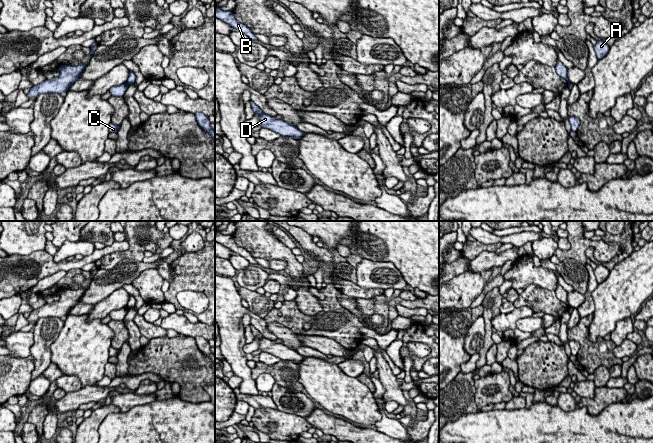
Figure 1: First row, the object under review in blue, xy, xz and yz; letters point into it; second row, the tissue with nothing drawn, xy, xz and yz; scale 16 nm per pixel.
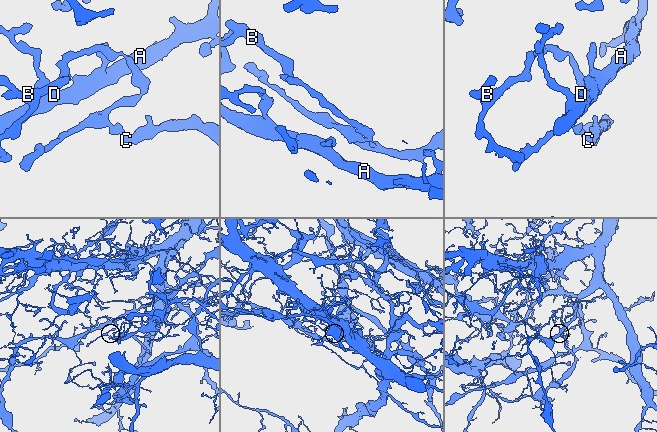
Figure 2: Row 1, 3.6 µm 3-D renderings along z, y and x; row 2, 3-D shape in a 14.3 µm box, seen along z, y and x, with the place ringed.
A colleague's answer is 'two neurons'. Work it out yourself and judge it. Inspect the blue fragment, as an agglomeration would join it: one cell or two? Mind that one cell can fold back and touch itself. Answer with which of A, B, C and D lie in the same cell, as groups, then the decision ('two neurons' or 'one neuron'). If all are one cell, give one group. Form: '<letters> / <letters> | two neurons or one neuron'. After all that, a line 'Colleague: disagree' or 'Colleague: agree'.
A B D / C | two neurons
Colleague: agree

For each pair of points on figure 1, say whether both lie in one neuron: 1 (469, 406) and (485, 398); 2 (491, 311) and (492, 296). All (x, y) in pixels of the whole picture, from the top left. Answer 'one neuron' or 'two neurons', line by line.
1: two neurons
2: one neuron

